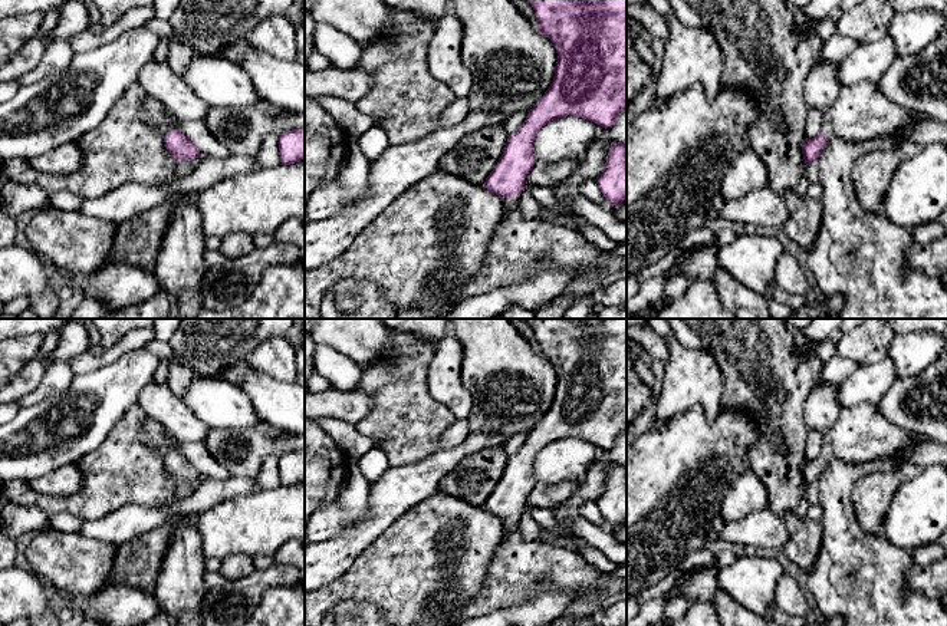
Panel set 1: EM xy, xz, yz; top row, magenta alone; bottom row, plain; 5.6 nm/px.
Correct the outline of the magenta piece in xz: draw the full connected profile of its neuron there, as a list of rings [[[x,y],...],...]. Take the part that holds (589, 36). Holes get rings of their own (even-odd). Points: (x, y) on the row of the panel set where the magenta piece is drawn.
[[[526,0],[535,10],[536,14],[536,29],[543,33],[546,37],[549,37],[556,49],[558,53],[558,62],[555,66],[555,76],[545,92],[545,95],[536,102],[536,105],[529,111],[526,121],[520,126],[520,129],[509,136],[506,146],[503,149],[502,156],[499,158],[497,165],[494,169],[490,172],[490,175],[484,181],[484,187],[499,195],[504,204],[512,210],[512,205],[514,202],[514,198],[522,194],[523,187],[526,184],[526,178],[529,171],[535,165],[535,158],[533,158],[533,139],[539,129],[545,126],[550,121],[556,121],[565,115],[572,115],[578,116],[586,121],[591,121],[605,129],[612,128],[615,125],[616,116],[627,109],[627,0]]]

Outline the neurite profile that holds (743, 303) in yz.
[[[717,267],[711,274],[721,304],[736,319],[772,319],[766,294],[740,284],[731,274]]]

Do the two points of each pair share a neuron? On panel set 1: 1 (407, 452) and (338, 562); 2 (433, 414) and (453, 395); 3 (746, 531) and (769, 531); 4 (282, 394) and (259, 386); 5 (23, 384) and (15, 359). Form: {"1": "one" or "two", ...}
{"1": "two", "2": "two", "3": "one", "4": "one", "5": "two"}

